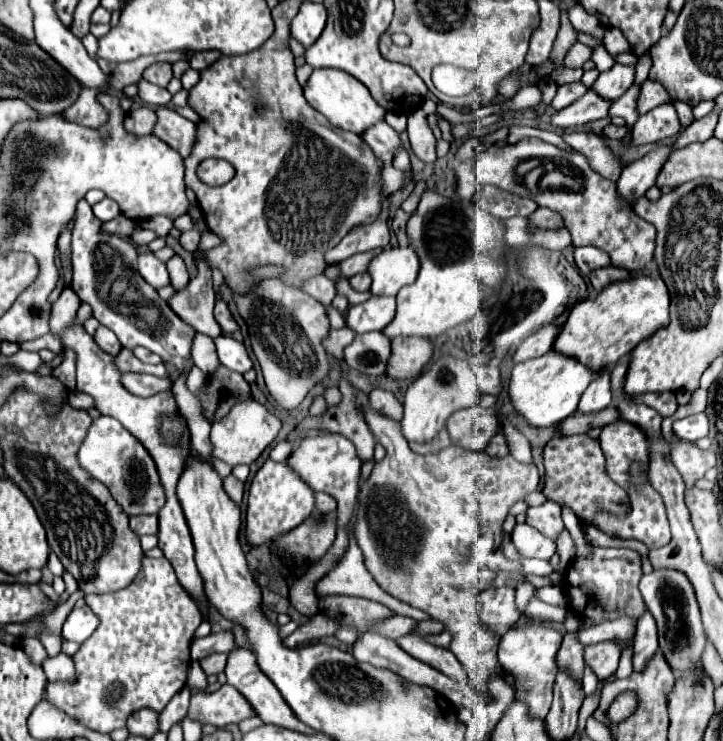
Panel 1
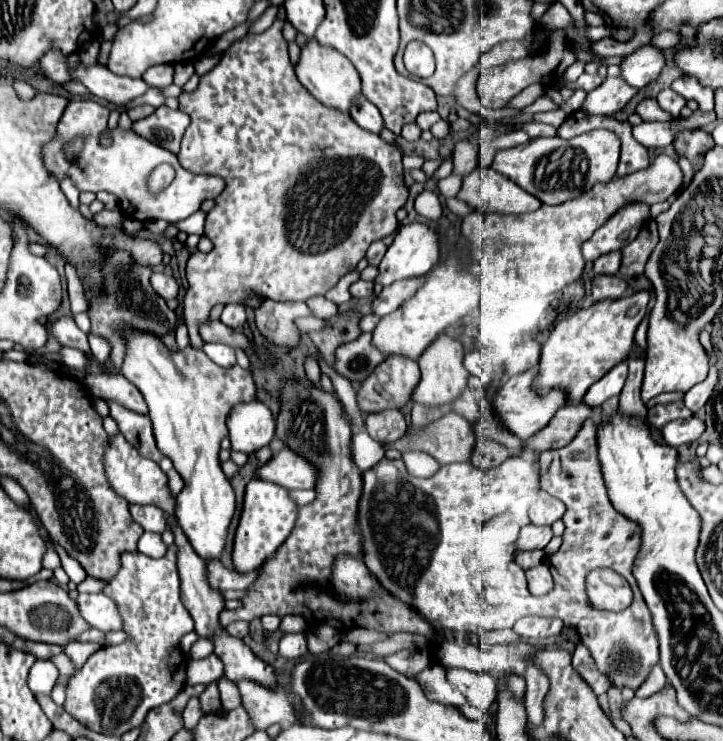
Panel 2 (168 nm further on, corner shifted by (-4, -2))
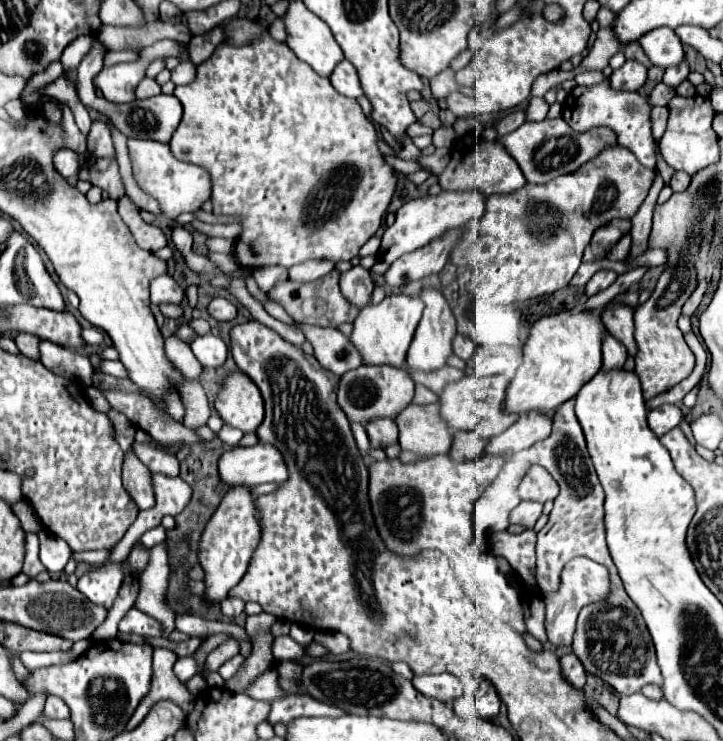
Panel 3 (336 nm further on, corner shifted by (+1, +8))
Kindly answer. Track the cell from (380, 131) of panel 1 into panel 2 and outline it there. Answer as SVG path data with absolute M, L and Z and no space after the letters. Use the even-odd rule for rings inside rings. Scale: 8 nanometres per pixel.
M359 97L359 103L357 103L357 107L355 107L355 111L351 111L353 115L353 121L359 125L359 127L363 127L363 129L367 129L367 131L371 131L371 133L375 133L375 135L379 135L383 129L385 129L385 123L383 123L383 119L381 119L381 113L379 113L379 109L373 105L373 103L369 103L365 97Z

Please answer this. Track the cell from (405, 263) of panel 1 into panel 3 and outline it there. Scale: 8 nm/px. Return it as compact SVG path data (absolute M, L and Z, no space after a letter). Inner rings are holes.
M442 191L438 195L424 195L412 201L406 201L396 211L396 221L384 231L382 245L378 251L378 257L386 263L394 263L400 255L410 253L412 249L420 249L432 239L440 237L444 231L462 227L474 219L480 219L486 211L486 195L480 191Z

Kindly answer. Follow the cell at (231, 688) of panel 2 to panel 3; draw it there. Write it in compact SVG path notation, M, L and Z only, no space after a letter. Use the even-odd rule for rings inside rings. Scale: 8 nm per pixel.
M266 669L254 683L252 687L246 691L250 697L254 699L260 699L260 701L268 701L270 703L270 697L280 697L282 695L282 689L278 687L278 673L276 669Z

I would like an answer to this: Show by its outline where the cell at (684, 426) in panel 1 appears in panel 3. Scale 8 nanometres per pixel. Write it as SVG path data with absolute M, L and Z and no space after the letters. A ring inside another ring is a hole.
M660 405L648 411L648 427L650 431L654 431L656 437L662 437L670 429L678 427L680 421L682 421L682 411L676 405Z

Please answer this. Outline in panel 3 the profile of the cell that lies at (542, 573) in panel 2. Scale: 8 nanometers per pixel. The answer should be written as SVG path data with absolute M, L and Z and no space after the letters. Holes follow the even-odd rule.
M524 529L518 535L508 531L498 531L490 535L490 551L494 555L502 555L510 561L512 569L520 575L526 585L536 585L532 579L532 569L536 567L536 531Z

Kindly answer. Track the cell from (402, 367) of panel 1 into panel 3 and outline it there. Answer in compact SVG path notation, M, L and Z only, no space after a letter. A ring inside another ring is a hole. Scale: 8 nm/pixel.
M362 365L340 377L338 405L342 407L350 423L366 425L374 419L396 417L406 405L410 405L412 397L414 397L414 383L410 381L410 375L404 369L394 369L386 365L374 365L374 367Z

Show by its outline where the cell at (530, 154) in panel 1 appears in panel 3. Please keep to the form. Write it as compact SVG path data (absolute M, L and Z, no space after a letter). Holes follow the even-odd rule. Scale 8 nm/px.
M544 119L544 121L528 121L518 131L508 133L502 143L506 151L516 159L528 183L546 183L558 175L574 173L580 165L598 155L606 145L614 145L614 133L610 129L594 129L594 133L576 133L562 119Z

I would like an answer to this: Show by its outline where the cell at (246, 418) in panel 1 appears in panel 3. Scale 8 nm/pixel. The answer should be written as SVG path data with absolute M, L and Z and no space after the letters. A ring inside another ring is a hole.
M242 371L226 375L216 399L214 409L224 423L240 431L256 431L264 419L264 403L256 383Z

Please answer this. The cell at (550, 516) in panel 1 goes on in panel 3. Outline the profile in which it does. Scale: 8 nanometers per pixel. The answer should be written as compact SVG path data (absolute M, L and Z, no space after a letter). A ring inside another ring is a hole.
M532 465L526 477L522 479L518 493L520 493L520 499L524 501L546 503L546 501L554 501L554 497L558 495L558 483L544 467Z

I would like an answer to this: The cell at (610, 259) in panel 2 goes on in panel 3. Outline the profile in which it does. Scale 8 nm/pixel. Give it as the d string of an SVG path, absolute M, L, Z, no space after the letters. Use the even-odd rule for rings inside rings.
M626 233L626 235L618 241L618 245L614 245L614 247L610 249L608 259L610 259L610 261L624 261L624 259L628 257L628 253L630 253L630 245L632 245L632 237L630 237L630 233Z

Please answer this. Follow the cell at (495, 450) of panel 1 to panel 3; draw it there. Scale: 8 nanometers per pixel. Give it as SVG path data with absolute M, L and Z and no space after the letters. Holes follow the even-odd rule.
M456 431L448 457L452 461L478 459L484 455L484 445L486 445L486 441L480 435L476 435L474 431Z

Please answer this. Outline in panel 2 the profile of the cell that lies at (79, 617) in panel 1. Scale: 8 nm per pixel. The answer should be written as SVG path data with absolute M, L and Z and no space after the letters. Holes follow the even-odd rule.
M103 593L79 595L77 607L89 627L99 629L103 633L113 631L113 629L121 629L121 619L119 619L119 613L115 611L115 603L111 599L107 599Z

